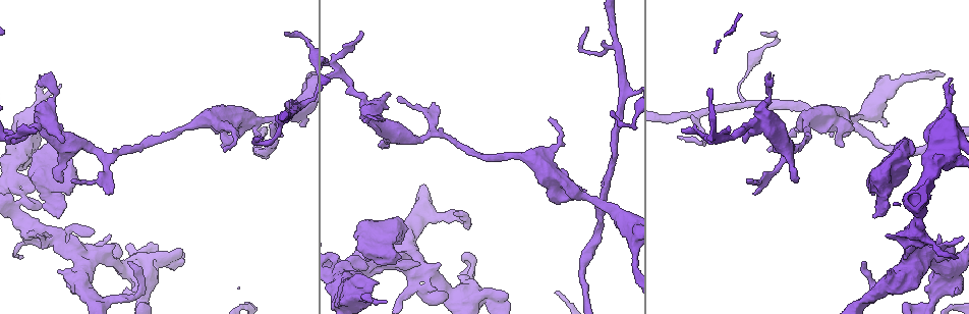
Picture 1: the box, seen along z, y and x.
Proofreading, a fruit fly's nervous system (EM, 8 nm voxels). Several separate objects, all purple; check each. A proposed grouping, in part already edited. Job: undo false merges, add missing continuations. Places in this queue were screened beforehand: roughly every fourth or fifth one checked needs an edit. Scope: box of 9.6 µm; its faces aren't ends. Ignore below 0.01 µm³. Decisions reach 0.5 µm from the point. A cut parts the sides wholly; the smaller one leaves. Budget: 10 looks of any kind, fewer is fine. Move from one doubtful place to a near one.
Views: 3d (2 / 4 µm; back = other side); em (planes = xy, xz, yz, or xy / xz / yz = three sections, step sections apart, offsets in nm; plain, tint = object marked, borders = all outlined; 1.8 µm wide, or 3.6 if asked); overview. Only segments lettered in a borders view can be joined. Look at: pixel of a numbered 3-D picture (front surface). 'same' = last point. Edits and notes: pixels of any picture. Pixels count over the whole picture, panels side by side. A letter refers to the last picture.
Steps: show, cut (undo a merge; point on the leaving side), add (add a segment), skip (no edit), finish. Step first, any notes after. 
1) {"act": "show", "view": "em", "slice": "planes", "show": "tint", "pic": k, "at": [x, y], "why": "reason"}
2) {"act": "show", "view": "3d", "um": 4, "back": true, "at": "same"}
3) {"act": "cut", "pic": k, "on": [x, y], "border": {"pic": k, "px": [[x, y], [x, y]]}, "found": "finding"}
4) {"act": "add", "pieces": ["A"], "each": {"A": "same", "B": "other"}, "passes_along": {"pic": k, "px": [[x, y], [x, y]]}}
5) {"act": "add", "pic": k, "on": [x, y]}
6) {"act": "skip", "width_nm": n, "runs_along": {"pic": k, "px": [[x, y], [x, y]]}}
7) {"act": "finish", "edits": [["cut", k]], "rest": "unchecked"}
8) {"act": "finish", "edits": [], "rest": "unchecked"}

{"act": "show", "view": "em", "slice": "planes", "show": "borders", "pic": 1, "at": [400, 257], "why": "branch stops here"}

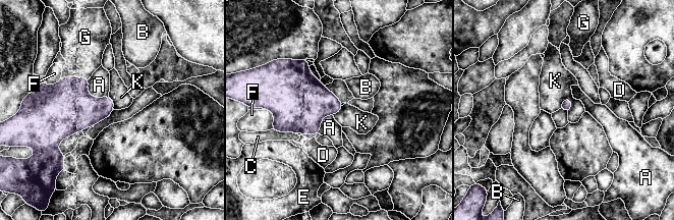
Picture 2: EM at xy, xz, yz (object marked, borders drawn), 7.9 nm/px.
{"act": "add", "pic": 2, "on": [82, 47], "each": {"A": "other", "B": "other", "C": "other", "D": "other", "E": "other", "F": "other", "G": "same", "K": "other"}, "found": "the cell continues"}

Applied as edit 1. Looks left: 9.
{"act": "show", "view": "overview"}

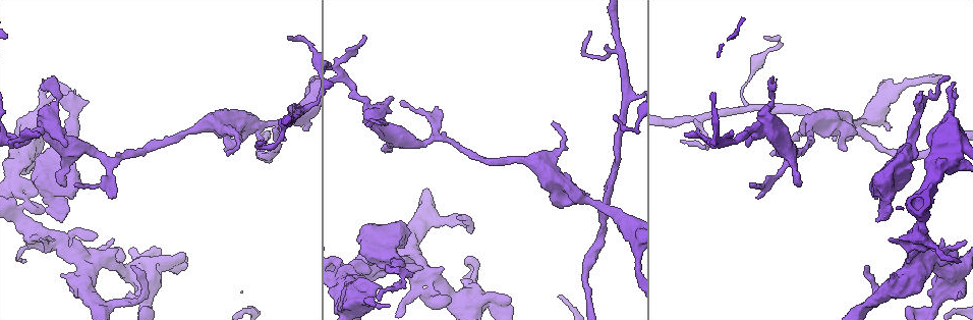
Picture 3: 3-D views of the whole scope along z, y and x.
{"act": "show", "view": "3d", "um": 2, "pic": 3, "at": [62, 220], "why": "free end"}

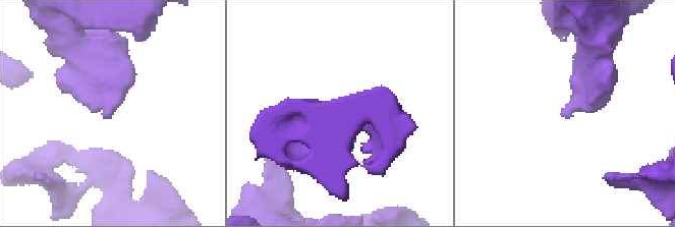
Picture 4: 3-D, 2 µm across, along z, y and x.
{"act": "show", "view": "em", "slice": "planes", "show": "borders", "pic": 4, "at": [107, 118], "why": "shape alone is not enough"}

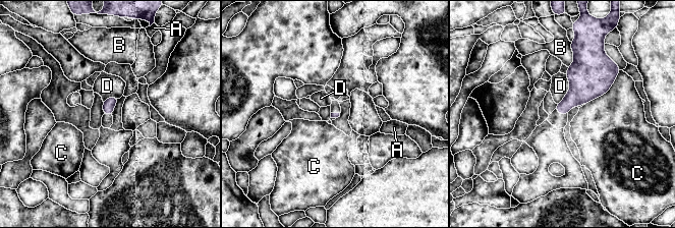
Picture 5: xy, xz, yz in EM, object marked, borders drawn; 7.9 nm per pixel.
{"act": "skip", "each": {"A": "other", "B": "other", "C": "other", "D": "other"}, "border": {"pic": 5, "px": [[566, 74], [569, 90], [557, 104]]}, "found": "none of them fits"}

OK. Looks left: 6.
{"act": "show", "view": "3d", "um": 4, "back": true, "pic": 3, "at": [924, 211], "why": "sharp bend"}

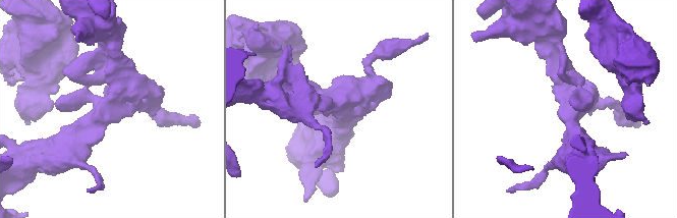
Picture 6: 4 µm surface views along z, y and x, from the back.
{"act": "show", "view": "em", "slice": "planes", "show": "tint", "pic": 6, "at": [334, 102], "why": "now the EM"}

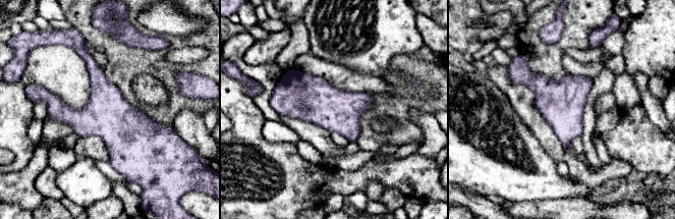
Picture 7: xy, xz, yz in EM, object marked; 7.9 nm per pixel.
{"act": "show", "view": "em", "slice": "planes", "show": "borders", "at": "same"}

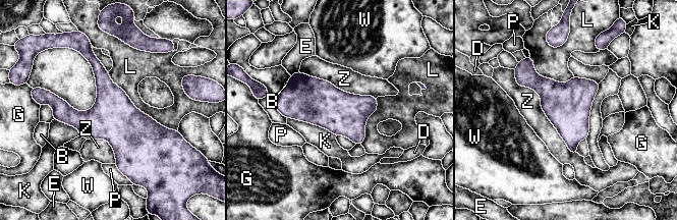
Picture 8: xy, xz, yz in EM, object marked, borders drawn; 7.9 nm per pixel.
{"act": "skip", "width_nm": 340, "each": {"B": "other", "D": "other", "E": "other", "G": "other", "K": "other", "L": "other", "P": "other", "W": "other", "Z": "other"}, "border": {"pic": 8, "px": [[513, 69], [577, 154]]}, "found": "one cell here"}

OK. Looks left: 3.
{"act": "show", "view": "em", "slice": "planes", "show": "tint", "pic": 3, "at": [39, 135], "why": "free end"}

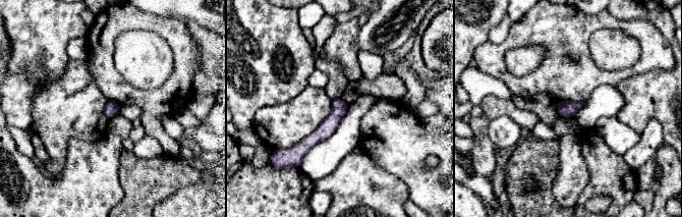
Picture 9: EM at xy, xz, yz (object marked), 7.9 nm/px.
{"act": "show", "view": "em", "slice": "planes", "show": "borders", "at": "same", "why": "see the neighbours"}

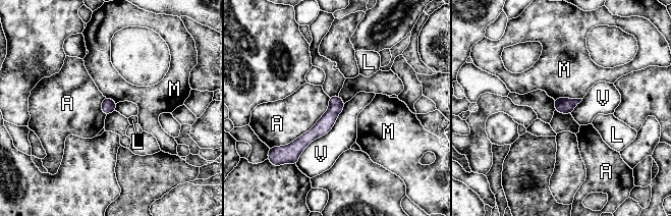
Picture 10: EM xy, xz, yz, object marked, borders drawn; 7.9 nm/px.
{"act": "skip", "each": {"A": "other", "L": "other", "M": "other", "V": "other"}, "found": "no lettered segment goes on from it"}

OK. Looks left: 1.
{"act": "finish", "edits": [["add", 2]], "rest": "unchecked"}

